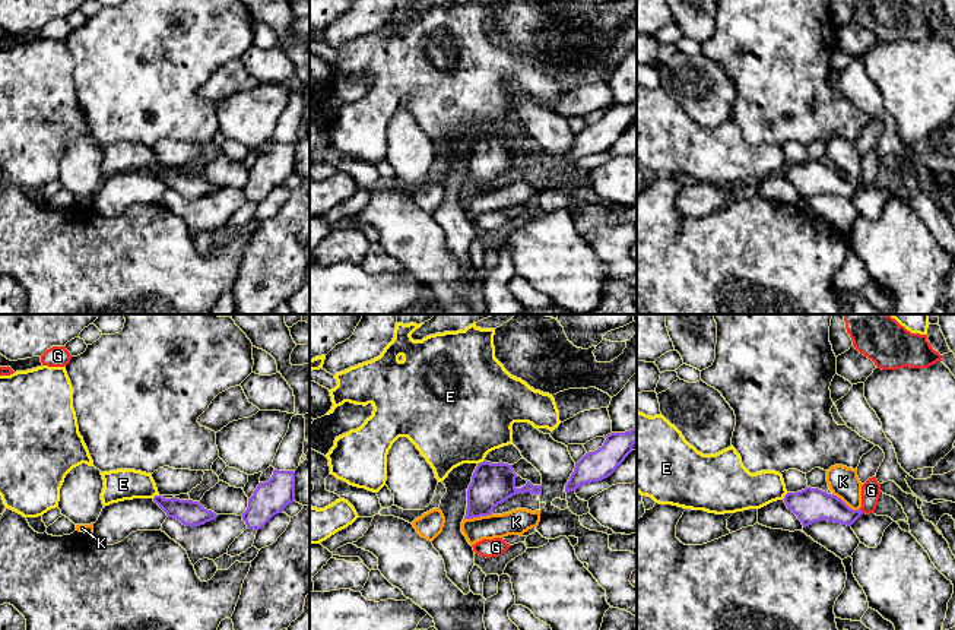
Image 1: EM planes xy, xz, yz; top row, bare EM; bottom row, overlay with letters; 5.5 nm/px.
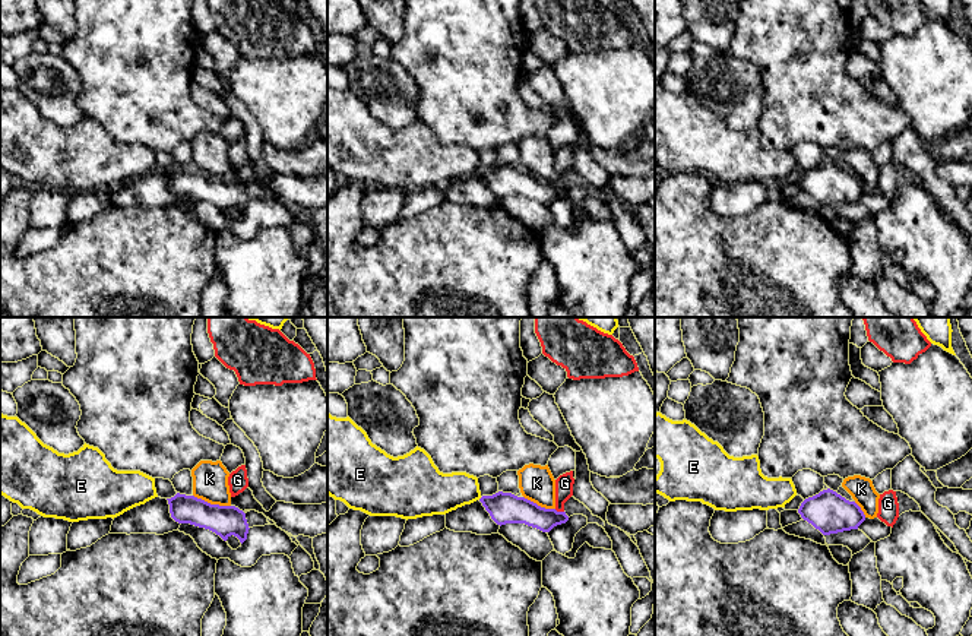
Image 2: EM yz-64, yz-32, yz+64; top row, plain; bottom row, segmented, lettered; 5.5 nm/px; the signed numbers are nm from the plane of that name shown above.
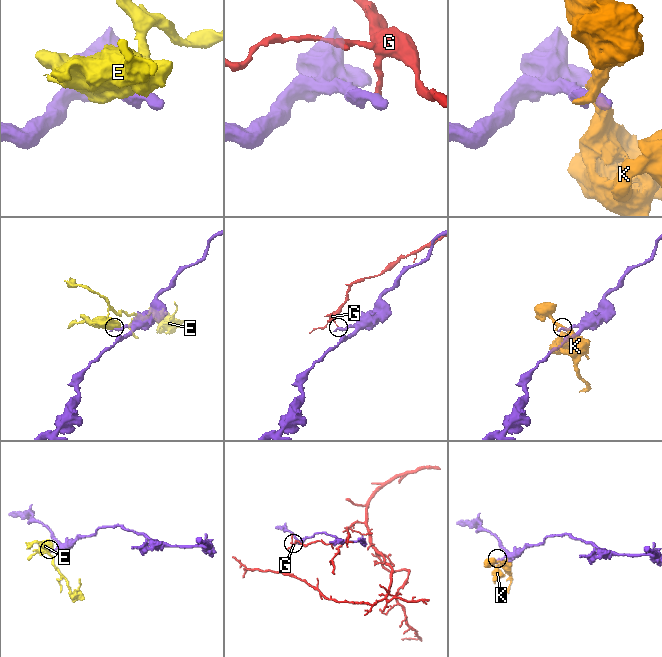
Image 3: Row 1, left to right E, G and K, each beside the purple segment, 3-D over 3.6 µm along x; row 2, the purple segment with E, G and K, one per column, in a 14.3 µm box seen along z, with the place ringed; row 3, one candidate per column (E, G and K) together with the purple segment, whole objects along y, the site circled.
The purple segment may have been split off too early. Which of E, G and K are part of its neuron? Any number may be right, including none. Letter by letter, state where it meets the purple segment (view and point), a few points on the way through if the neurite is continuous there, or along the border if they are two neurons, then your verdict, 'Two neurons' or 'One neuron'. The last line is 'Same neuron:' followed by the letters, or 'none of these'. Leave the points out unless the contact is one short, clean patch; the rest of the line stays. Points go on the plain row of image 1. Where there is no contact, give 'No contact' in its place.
E: Touches purple at xz (481, 135). Boundary: xz (484, 132), (478, 136). Two neurons
G: Touches purple at yz (860, 183). Boundary: yz (859, 181), (863, 184). Two neurons
K: Touches purple at xz (478, 189). Two neurons
Same neuron: none of these

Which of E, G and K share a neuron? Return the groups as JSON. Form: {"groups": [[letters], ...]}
{"groups": [["E"], ["G"], ["K"]]}

